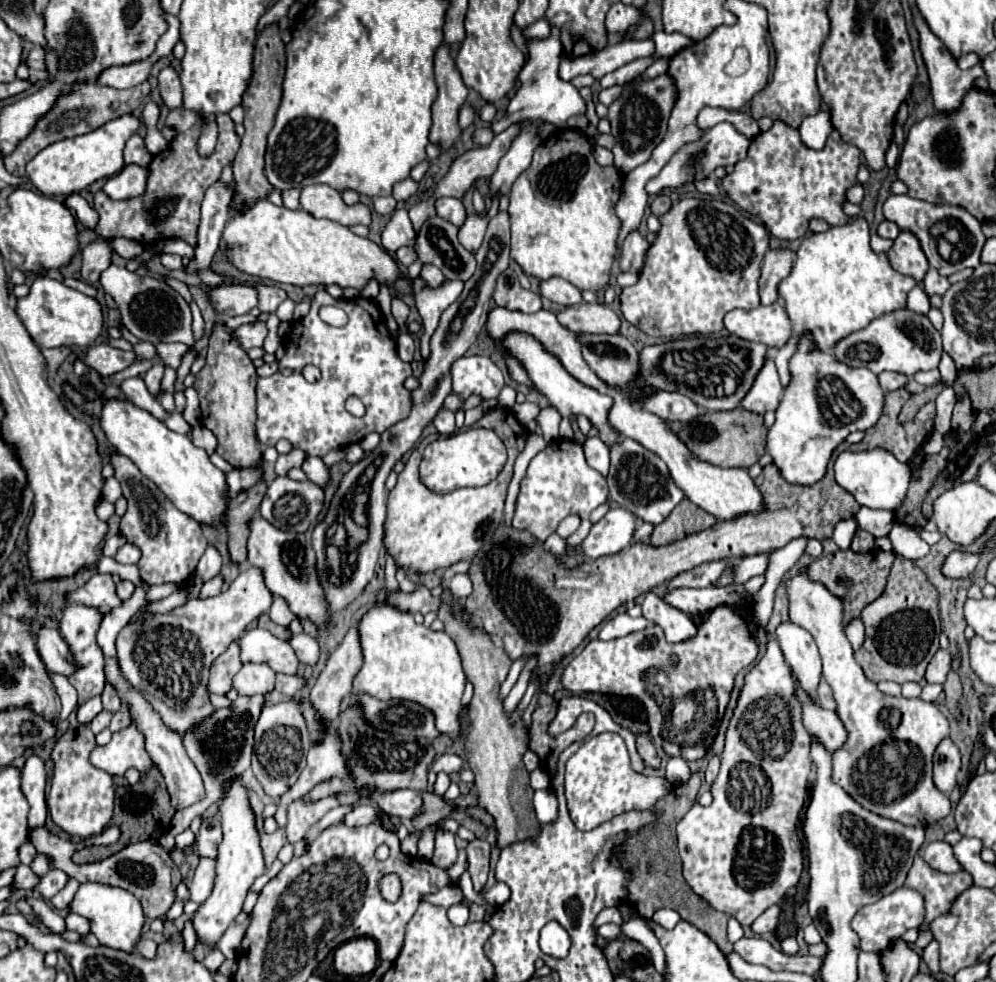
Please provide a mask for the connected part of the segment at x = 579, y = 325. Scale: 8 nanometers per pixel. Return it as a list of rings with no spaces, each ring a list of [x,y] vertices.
[[[578,304],[566,306],[556,314],[560,326],[574,334],[616,334],[620,318],[606,304]]]

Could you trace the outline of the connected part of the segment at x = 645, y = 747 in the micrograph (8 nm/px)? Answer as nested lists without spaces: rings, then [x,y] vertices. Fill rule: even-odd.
[[[636,734],[636,748],[638,748],[638,754],[642,756],[646,766],[656,768],[660,764],[660,756],[658,756],[658,752],[656,752],[648,734]]]

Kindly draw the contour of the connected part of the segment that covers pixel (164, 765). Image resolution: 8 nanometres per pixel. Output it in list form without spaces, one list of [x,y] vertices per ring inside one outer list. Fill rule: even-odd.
[[[108,658],[106,660],[106,680],[116,688],[120,700],[128,702],[130,704],[130,712],[136,720],[136,726],[144,732],[144,738],[146,738],[146,752],[150,754],[150,758],[154,760],[154,764],[158,766],[158,770],[162,770],[162,776],[166,778],[166,786],[170,790],[170,798],[174,802],[174,808],[180,810],[180,808],[186,808],[186,806],[192,806],[196,804],[198,800],[202,800],[202,794],[204,794],[204,786],[202,786],[202,778],[194,766],[194,762],[190,762],[184,746],[182,746],[182,738],[178,736],[178,732],[170,730],[164,726],[164,722],[160,720],[160,716],[150,708],[150,704],[142,698],[140,692],[136,692],[132,686],[126,684],[126,680],[120,676],[120,670],[118,670],[118,662],[116,658]]]

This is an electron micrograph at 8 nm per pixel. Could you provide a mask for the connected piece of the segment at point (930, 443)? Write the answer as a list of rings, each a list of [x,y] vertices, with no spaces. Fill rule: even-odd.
[[[934,430],[934,432],[928,436],[926,444],[924,444],[924,454],[934,454],[934,456],[938,456],[938,452],[942,450],[942,446],[944,446],[942,434],[938,434],[938,432]]]

